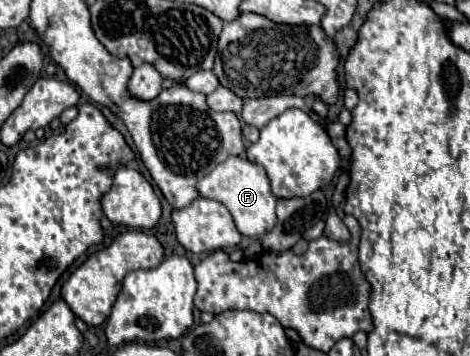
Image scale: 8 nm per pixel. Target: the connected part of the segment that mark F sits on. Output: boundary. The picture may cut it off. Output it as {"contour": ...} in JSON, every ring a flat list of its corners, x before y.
{"contour":[[227,157,225,163,217,165,209,175,205,175,197,183,197,189,199,189,199,193,203,197,223,203,231,211,239,233,245,235,245,237,251,237,251,239,263,237,277,223,277,215,275,215,277,197,271,193,267,173,265,173,265,169,261,165,255,165,249,159]]}

